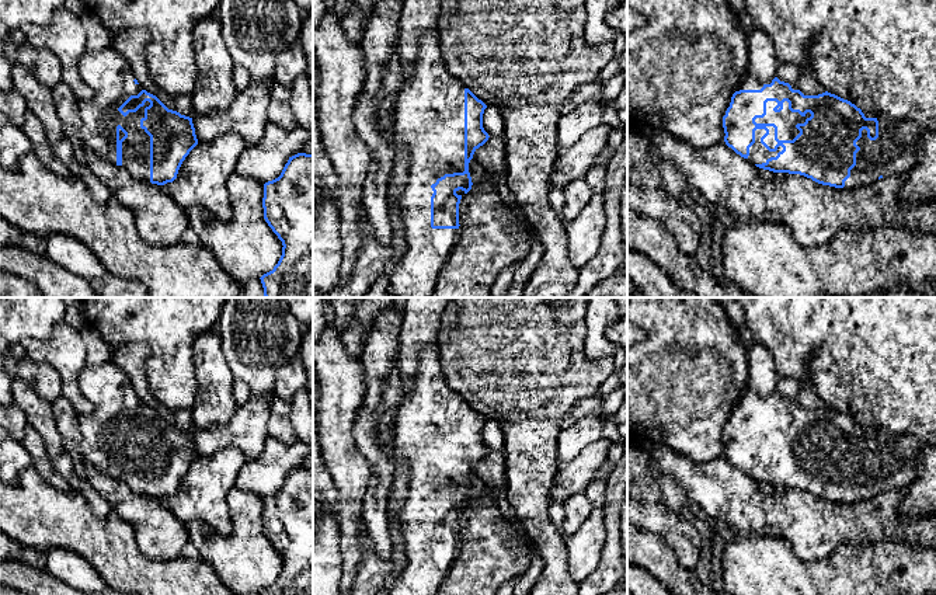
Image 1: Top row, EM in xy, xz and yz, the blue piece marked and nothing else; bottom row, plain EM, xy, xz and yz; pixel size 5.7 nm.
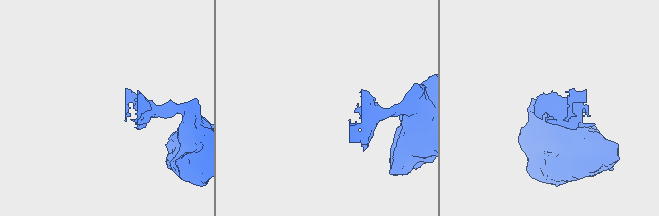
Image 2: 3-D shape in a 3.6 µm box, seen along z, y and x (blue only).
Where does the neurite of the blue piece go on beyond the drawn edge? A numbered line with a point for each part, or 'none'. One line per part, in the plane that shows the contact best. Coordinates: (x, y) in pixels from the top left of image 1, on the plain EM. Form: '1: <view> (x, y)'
1: xz (430, 421)

